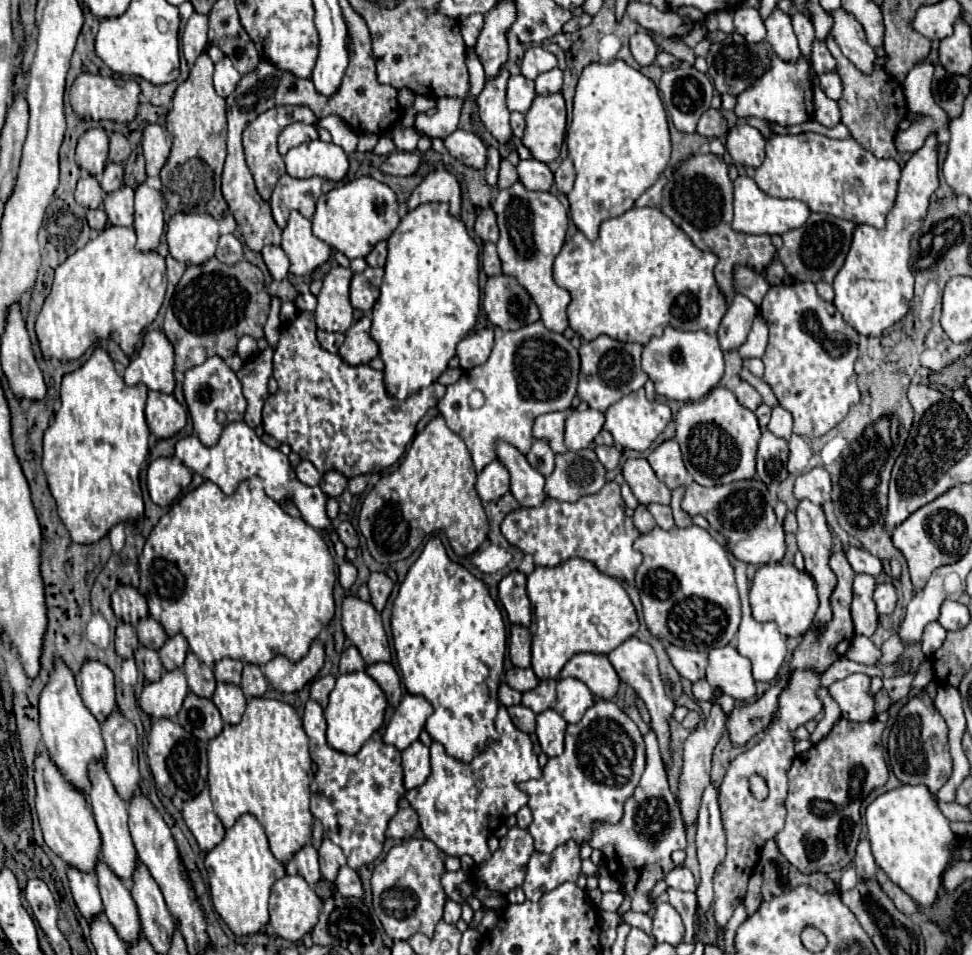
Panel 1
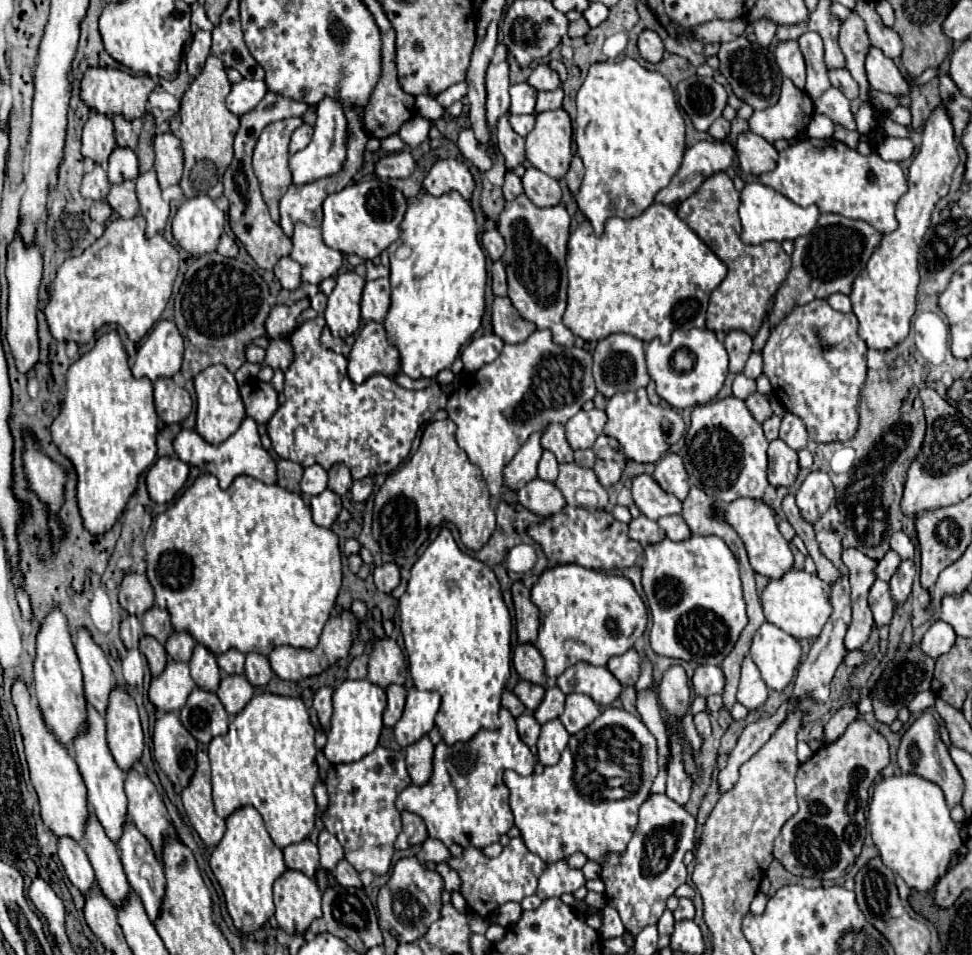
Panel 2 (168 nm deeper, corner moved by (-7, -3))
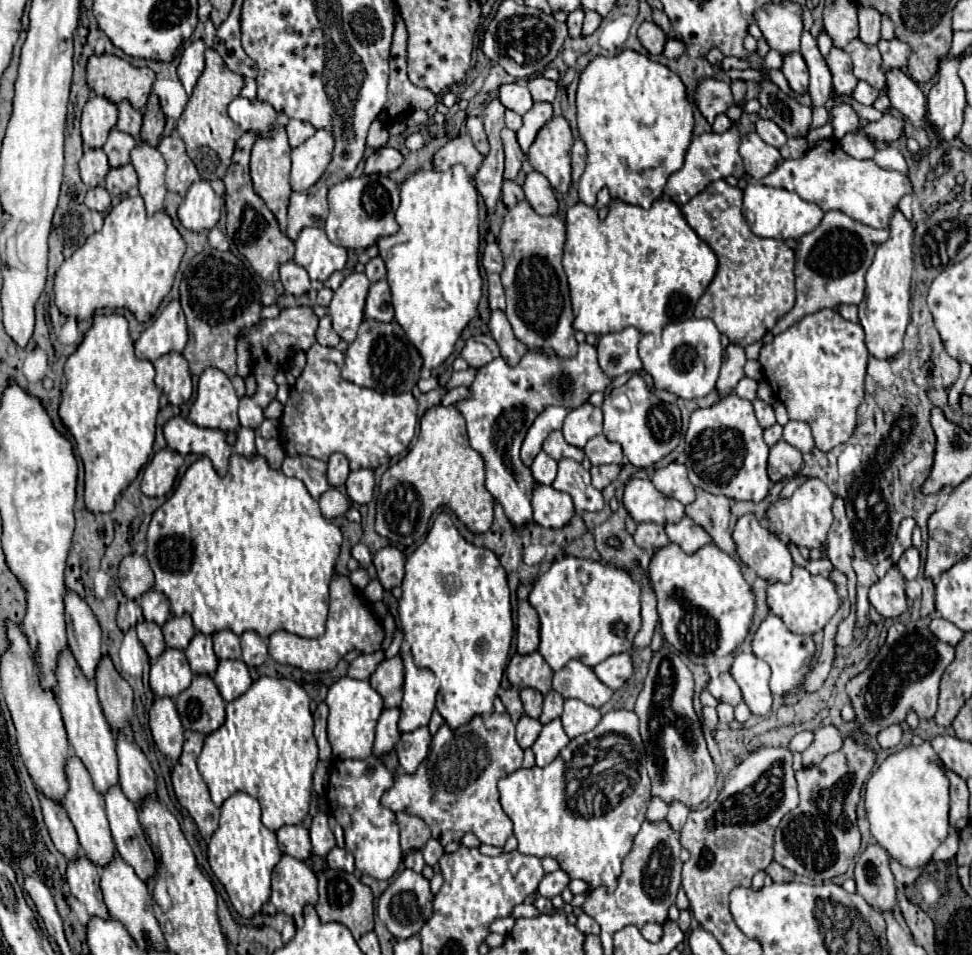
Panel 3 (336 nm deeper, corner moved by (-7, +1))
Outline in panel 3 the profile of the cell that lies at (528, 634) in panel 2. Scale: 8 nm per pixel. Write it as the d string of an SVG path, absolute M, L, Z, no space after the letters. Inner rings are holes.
M519 601L517 607L517 653L529 655L539 647L539 615L529 601Z

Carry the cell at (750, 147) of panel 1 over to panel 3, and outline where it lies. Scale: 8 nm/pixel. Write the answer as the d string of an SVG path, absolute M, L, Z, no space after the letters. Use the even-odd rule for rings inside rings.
M749 133L741 139L739 155L743 157L745 171L753 179L763 179L783 163L783 157L779 155L779 151L767 145L757 133Z

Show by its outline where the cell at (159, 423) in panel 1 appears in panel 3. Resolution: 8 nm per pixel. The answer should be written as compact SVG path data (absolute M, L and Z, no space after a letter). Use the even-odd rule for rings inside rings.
M169 351L167 355L161 355L153 365L157 371L155 383L163 389L167 401L173 405L187 403L193 393L193 383L183 353Z

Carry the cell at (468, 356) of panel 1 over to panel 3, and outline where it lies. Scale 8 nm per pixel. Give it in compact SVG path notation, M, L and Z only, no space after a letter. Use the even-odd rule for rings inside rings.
M477 335L465 341L465 347L461 351L461 357L475 369L487 365L495 357L499 357L499 347L493 343L491 335Z

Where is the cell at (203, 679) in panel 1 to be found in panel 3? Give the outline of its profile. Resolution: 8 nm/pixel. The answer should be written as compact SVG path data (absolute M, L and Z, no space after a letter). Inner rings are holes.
M197 633L189 647L185 649L185 655L189 659L189 665L191 665L191 671L195 675L213 675L213 671L217 669L217 655L213 653L213 641L211 641L211 635L203 635L203 633Z

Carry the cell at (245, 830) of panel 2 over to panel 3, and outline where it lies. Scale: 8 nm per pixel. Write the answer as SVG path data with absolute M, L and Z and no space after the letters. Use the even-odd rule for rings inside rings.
M237 791L225 799L221 805L219 827L211 835L207 847L207 859L215 877L223 883L235 911L243 919L253 917L263 907L263 903L269 901L271 871L277 865L277 859L281 859L281 851L275 833L261 823L261 807L257 799L243 791Z

